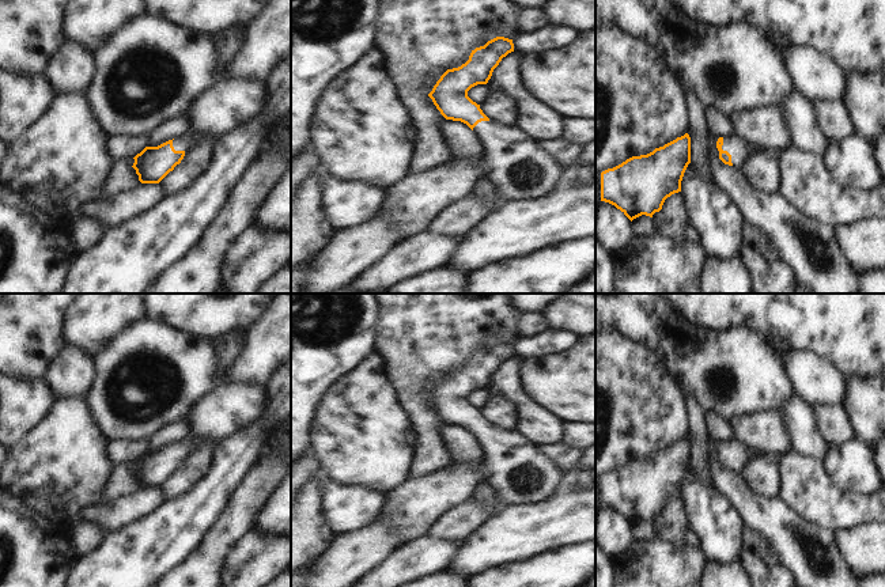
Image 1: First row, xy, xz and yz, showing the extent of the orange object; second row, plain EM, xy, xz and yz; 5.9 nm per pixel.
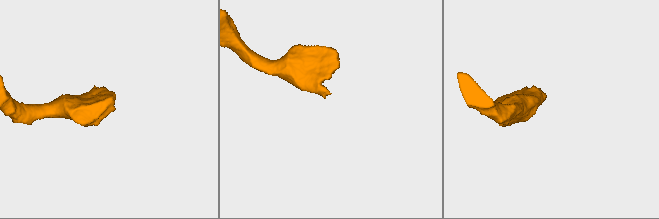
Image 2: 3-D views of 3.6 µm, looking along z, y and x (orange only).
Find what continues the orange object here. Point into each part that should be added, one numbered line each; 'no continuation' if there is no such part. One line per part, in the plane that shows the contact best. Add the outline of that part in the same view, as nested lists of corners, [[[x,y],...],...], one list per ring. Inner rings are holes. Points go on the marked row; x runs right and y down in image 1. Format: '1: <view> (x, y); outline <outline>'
1: yz (741, 150); outline [[[734,133],[723,137],[722,149],[731,155],[731,163],[735,168],[742,168],[756,151],[765,151],[764,148]]]

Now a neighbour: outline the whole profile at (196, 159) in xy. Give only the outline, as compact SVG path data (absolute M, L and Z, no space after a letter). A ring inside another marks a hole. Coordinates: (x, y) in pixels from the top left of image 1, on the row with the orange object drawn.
M192 133L192 147L185 151L181 163L160 181L164 197L174 196L190 186L209 164L215 137Z

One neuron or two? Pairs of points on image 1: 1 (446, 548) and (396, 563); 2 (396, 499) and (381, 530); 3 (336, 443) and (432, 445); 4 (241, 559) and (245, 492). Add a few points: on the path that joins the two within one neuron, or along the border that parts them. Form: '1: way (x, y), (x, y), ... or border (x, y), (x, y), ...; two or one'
1: way (434, 553), (408, 561); one
2: border (385, 502), (384, 519), (407, 541); two
3: border (407, 413), (415, 434), (413, 461), (409, 474); two
4: border (250, 527), (231, 546), (223, 561); two

